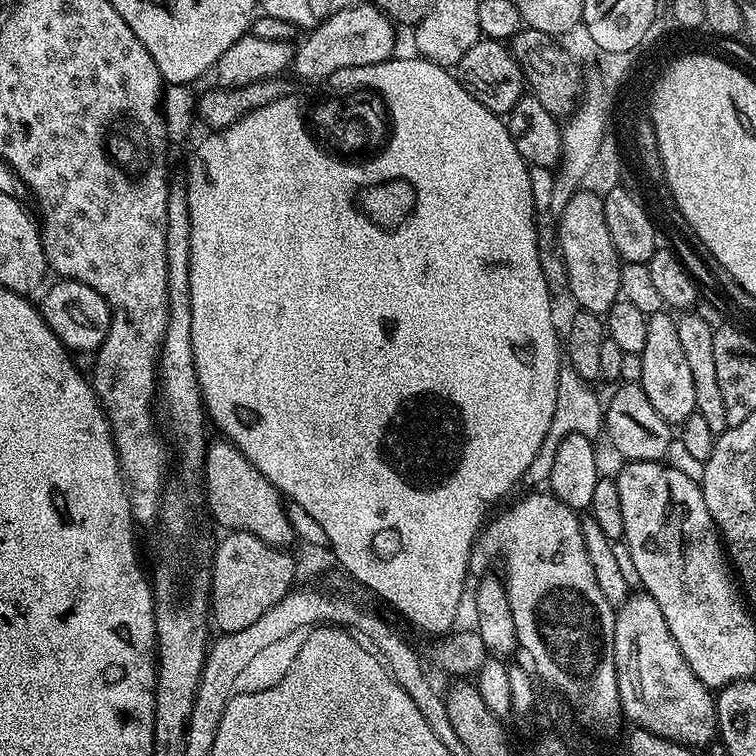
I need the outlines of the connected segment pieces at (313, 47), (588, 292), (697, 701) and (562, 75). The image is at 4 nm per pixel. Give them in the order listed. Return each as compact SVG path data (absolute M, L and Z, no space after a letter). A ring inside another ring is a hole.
M357 2L346 10L338 10L321 20L307 33L300 48L295 49L291 71L297 72L304 80L323 82L338 70L347 68L375 68L378 62L393 59L396 48L397 25L377 8L375 3Z
M578 191L566 202L558 218L562 258L566 258L566 274L570 278L570 294L575 307L585 312L606 314L620 294L620 255L614 250L614 238L606 227L604 198L596 193Z
M636 590L629 595L622 607L615 609L615 614L614 662L618 674L621 713L625 717L628 715L635 727L650 730L675 744L701 746L700 744L708 744L714 740L717 730L713 693L698 678L698 674L690 670L686 658L682 658L682 650L678 650L678 642L674 642L670 626L666 626L666 618L662 618L658 602L654 602L650 593Z
M527 26L512 36L510 47L512 57L520 63L520 68L524 71L531 95L536 96L538 102L542 102L542 106L550 110L552 116L557 118L571 116L578 107L579 96L582 96L584 76L579 61L568 52L567 47L557 37Z

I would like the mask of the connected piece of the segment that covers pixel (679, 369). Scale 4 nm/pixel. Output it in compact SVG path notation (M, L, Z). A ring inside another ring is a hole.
M661 310L648 316L646 326L646 346L640 351L642 358L642 378L639 386L646 390L654 410L662 414L669 426L679 426L696 411L694 402L694 377L690 374L690 365L686 362L686 350L682 350L678 339L676 316Z

